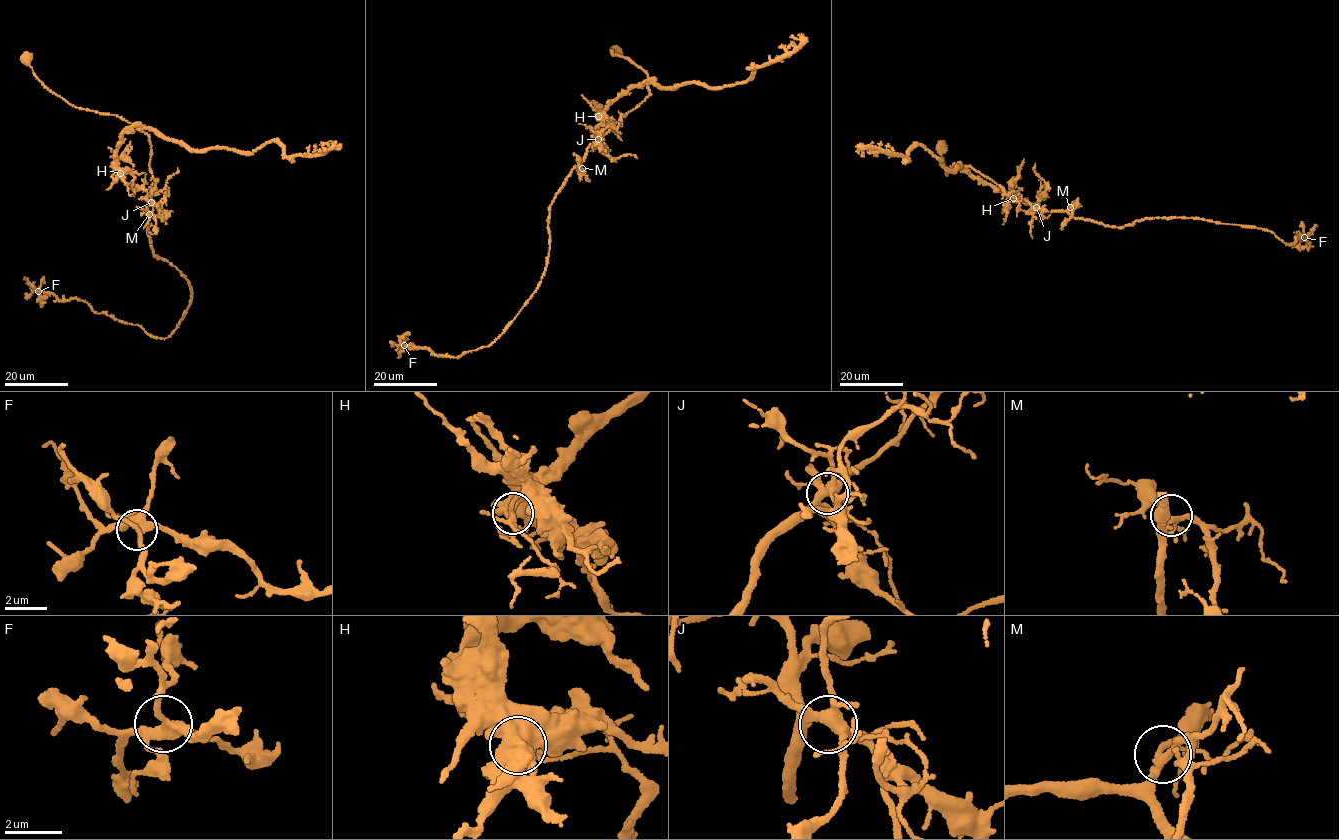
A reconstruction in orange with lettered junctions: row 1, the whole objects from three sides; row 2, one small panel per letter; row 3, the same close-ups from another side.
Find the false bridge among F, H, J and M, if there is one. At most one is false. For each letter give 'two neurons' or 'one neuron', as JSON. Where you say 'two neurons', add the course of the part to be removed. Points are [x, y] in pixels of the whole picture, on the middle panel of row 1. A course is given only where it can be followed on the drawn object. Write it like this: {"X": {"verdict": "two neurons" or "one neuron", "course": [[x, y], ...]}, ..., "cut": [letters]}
{"F": {"verdict": "one neuron"}, "H": {"verdict": "two neurons", "course": [[598, 116], [600, 143], [551, 205], [539, 286], [503, 333], [459, 358], [411, 345], [397, 357]]}, "J": {"verdict": "one neuron"}, "M": {"verdict": "one neuron"}, "cut": ["H"]}

